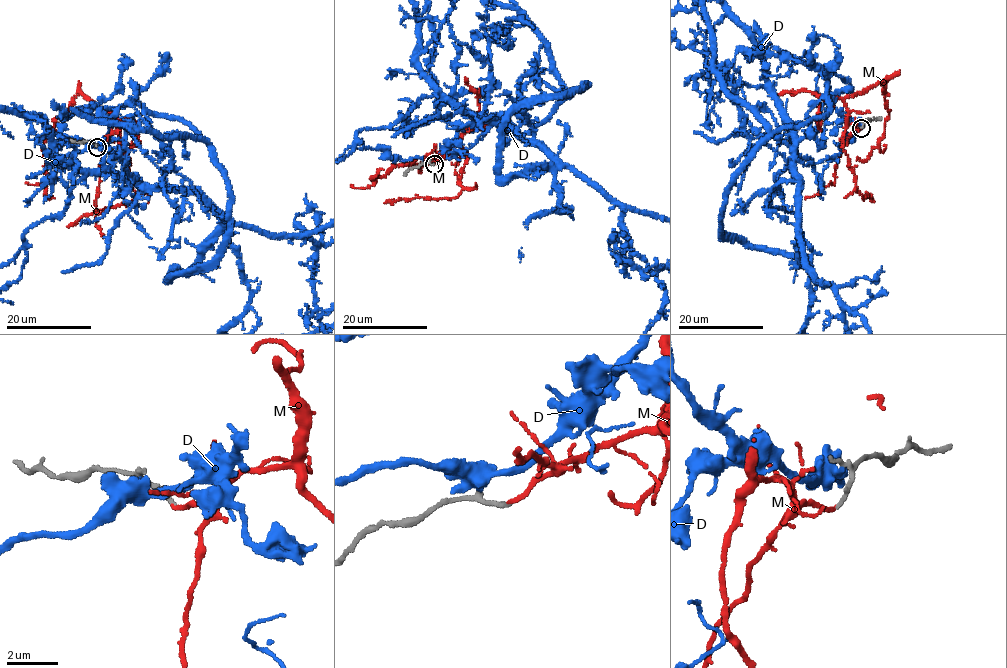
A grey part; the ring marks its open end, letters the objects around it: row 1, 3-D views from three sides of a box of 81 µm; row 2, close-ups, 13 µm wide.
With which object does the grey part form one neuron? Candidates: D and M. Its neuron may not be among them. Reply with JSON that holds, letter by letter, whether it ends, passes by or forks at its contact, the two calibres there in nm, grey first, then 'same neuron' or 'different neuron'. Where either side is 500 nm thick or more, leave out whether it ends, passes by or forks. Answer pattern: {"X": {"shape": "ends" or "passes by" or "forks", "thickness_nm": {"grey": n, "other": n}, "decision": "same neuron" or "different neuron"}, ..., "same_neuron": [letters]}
{"D": {"shape": "passes by", "thickness_nm": {"grey": 190, "other": 280}, "decision": "different neuron"}, "M": {"shape": "ends", "thickness_nm": {"grey": 170, "other": 140}, "decision": "same neuron"}, "same_neuron": ["M"]}

